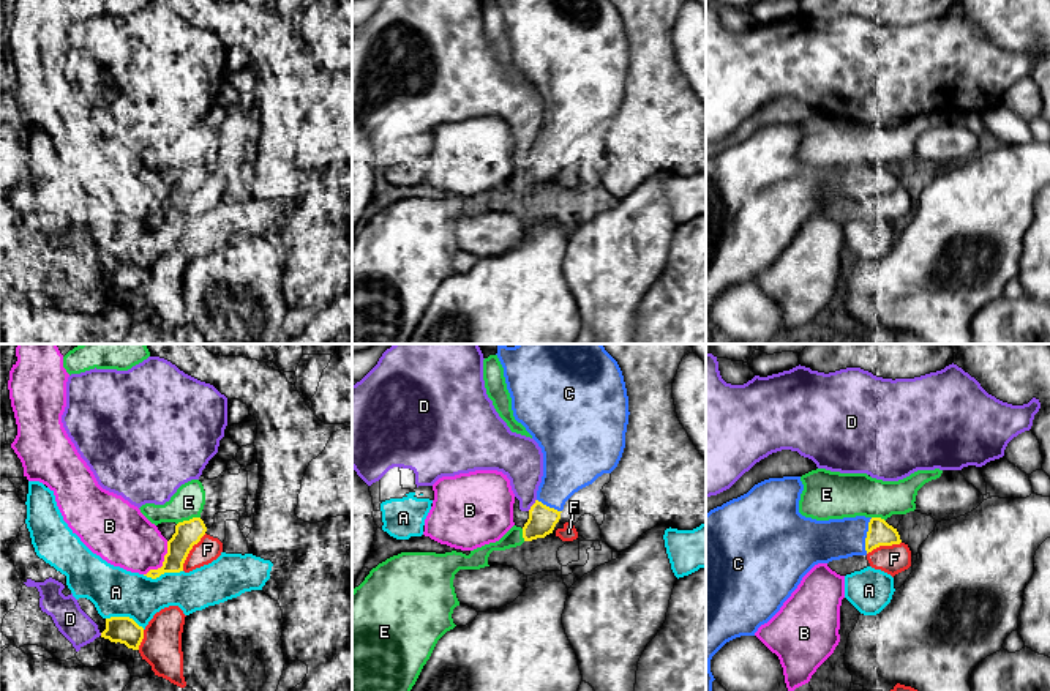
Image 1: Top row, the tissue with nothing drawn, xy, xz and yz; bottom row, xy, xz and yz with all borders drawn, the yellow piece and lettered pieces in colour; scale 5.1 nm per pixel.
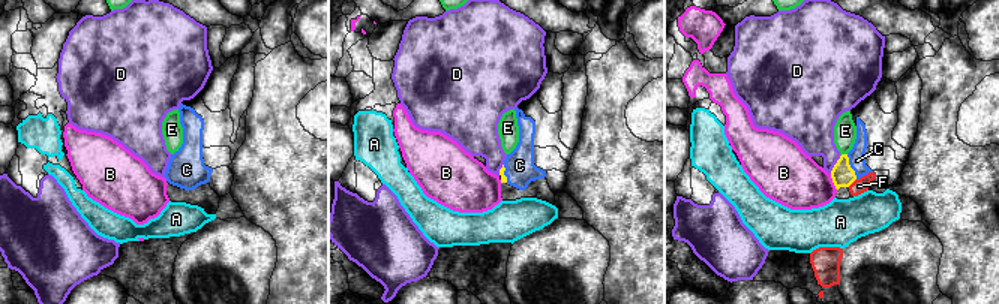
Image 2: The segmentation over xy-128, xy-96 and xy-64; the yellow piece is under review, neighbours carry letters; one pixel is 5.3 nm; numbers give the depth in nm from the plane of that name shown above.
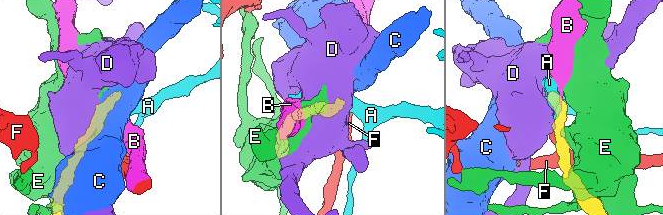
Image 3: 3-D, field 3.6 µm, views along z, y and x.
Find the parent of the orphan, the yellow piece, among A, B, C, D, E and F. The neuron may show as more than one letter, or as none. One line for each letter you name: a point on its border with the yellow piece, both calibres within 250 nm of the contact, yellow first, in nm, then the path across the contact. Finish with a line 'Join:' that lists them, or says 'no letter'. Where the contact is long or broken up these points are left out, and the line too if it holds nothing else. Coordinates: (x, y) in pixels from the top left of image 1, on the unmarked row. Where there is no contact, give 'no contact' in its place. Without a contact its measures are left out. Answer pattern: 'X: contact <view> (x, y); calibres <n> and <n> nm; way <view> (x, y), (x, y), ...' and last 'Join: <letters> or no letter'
C: contact yz (867, 182); calibres 130 and 220 nm
Join: C

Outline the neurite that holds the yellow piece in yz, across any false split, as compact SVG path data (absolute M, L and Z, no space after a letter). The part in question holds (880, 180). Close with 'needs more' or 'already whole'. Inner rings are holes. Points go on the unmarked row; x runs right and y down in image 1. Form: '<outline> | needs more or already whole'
M801 123L769 125L755 131L747 140L733 145L706 161L706 344L712 344L712 303L729 287L755 282L797 235L802 224L818 210L867 202L879 192L900 191L897 175L881 164L843 164L816 167L799 159L804 137Z | needs more

